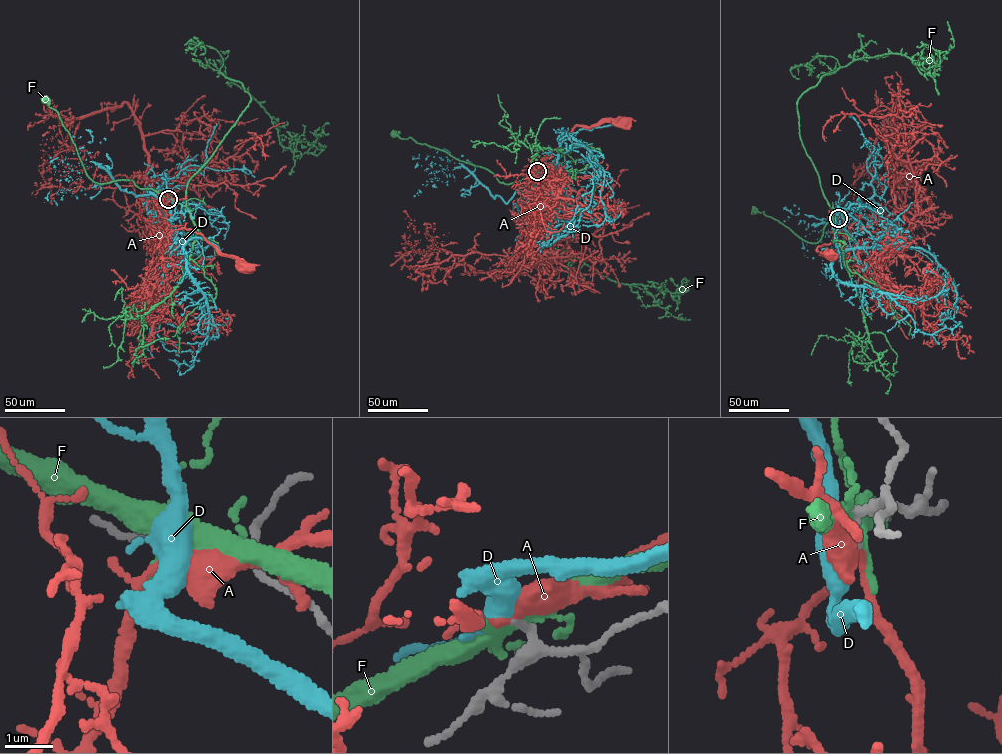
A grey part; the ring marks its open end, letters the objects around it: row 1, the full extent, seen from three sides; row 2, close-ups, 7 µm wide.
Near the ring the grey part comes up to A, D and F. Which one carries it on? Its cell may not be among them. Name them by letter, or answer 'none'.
D

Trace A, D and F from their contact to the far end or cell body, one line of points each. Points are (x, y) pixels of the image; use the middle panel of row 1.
A: (537, 171), (537, 168), (540, 175), (544, 174), (545, 157), (575, 126), (625, 122)
D: (537, 171), (555, 169), (563, 133), (595, 160), (600, 175), (593, 179), (590, 204), (571, 229)
F: (537, 171), (519, 181), (501, 183), (483, 168), (395, 134)

